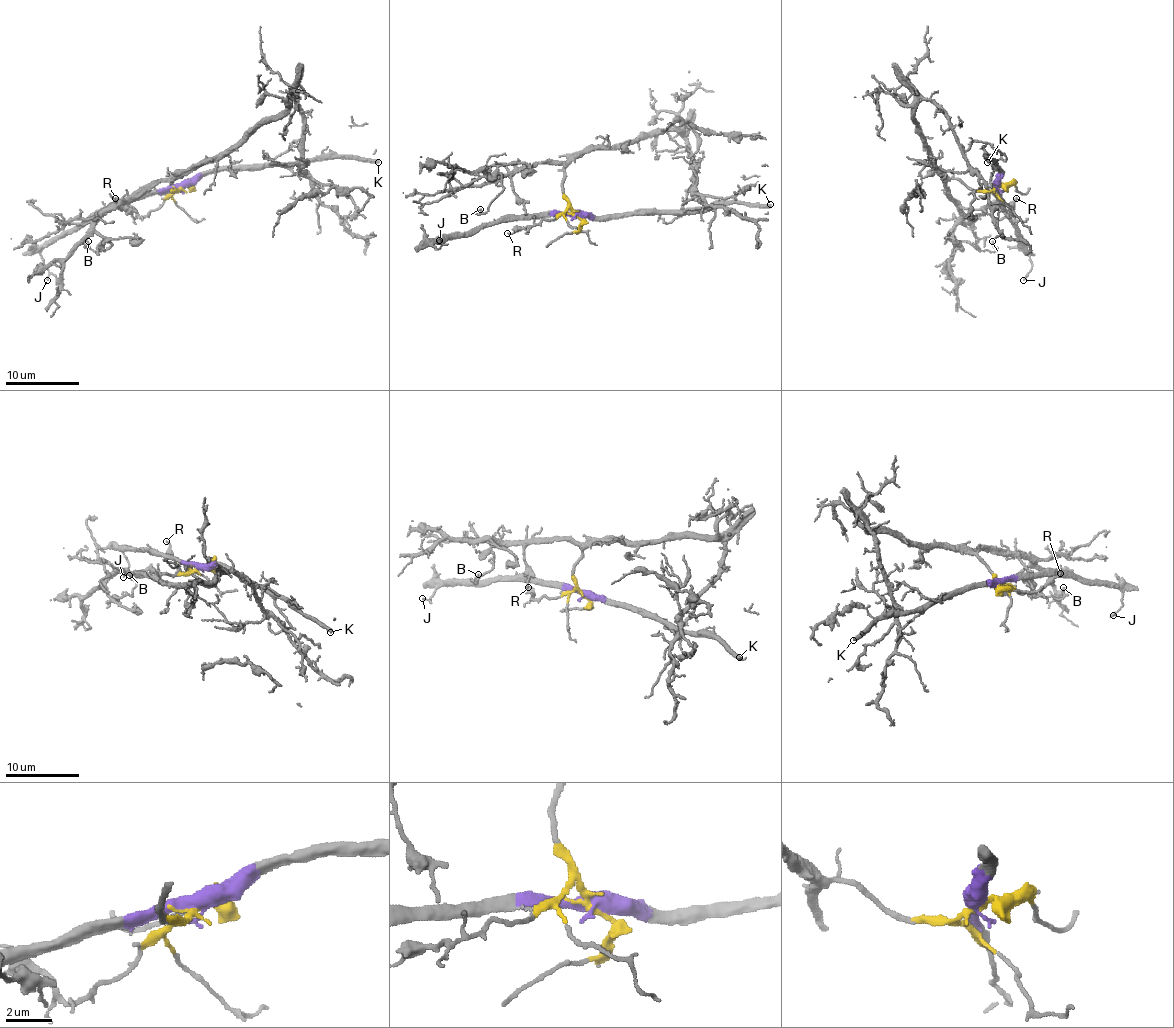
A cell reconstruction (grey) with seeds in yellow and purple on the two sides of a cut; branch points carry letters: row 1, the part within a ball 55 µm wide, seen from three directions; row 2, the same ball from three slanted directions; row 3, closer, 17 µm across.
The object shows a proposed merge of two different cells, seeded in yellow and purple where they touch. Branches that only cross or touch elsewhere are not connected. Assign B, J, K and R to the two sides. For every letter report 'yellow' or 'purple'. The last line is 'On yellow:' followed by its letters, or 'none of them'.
B: yellow
J: purple
K: purple
R: yellow
On yellow: B, R

